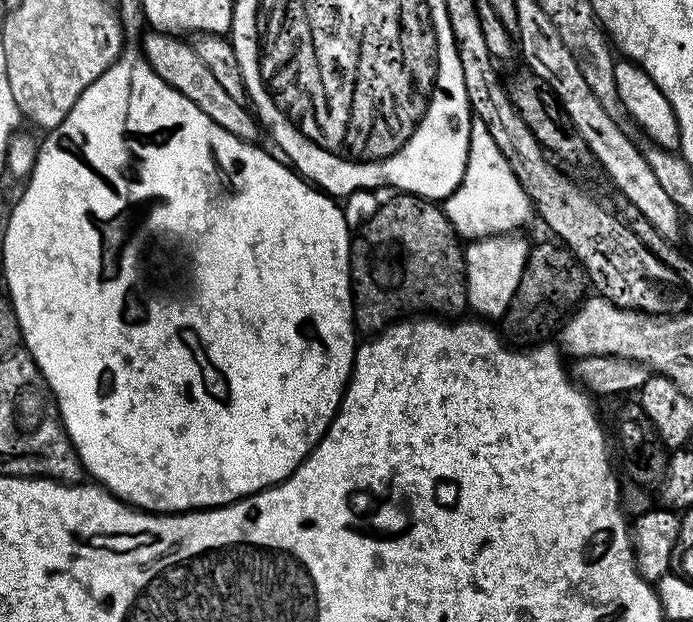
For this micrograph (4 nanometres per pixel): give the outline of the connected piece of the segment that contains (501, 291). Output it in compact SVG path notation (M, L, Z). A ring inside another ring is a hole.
M486 236L472 240L472 244L464 248L465 280L467 282L467 298L469 309L474 309L479 317L496 320L501 319L512 304L513 296L521 282L522 270L528 260L530 251L522 239L516 236Z

